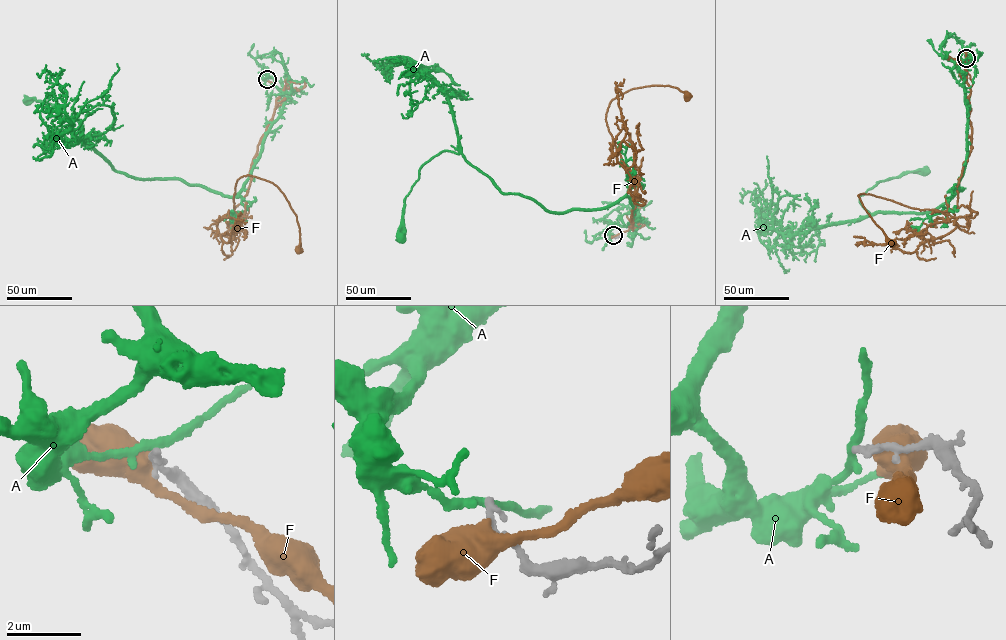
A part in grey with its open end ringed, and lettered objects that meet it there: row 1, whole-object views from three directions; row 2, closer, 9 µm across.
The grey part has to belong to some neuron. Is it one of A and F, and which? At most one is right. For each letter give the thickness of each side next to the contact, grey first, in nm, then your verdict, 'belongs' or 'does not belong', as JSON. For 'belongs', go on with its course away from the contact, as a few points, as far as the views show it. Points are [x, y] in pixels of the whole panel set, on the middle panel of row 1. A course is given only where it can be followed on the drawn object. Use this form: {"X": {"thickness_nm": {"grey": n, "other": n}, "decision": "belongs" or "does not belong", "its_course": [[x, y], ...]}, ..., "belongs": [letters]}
{"A": {"thickness_nm": {"grey": 180, "other": 220}, "decision": "does not belong"}, "F": {"thickness_nm": {"grey": 240, "other": 500}, "decision": "does not belong"}, "belongs": []}

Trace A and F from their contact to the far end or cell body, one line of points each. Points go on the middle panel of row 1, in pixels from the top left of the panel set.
A: (613, 235), (638, 218), (626, 196), (592, 210), (546, 210), (501, 191), (459, 144), (420, 169), (400, 238)
F: (613, 236), (633, 225), (630, 190), (643, 203), (634, 201), (607, 125), (609, 103), (652, 85), (687, 96)

